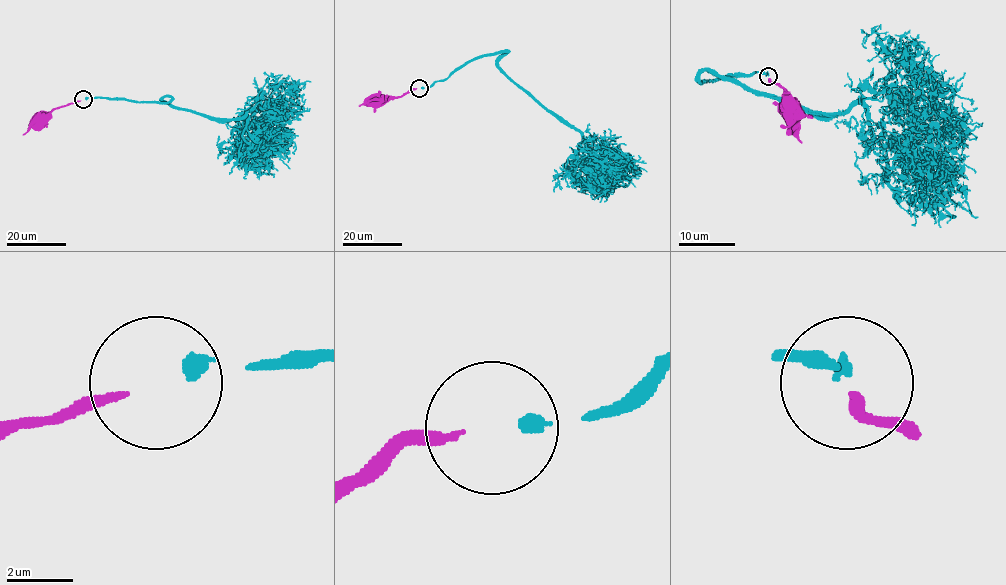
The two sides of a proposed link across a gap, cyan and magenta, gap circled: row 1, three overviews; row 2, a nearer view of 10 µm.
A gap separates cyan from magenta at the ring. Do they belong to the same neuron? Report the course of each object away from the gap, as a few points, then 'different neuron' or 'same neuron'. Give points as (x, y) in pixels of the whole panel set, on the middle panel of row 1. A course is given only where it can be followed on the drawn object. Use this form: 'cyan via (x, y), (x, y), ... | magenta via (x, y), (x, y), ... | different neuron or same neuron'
cyan via (421, 87), (507, 52), (498, 66), (577, 130), (599, 163), (605, 192), (594, 199) | magenta via (416, 88), (400, 96), (377, 99) | same neuron

